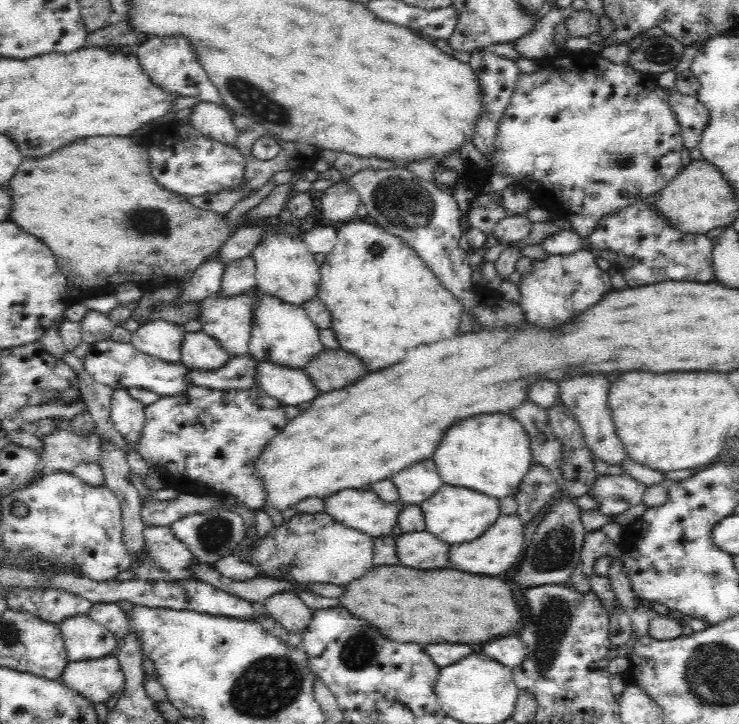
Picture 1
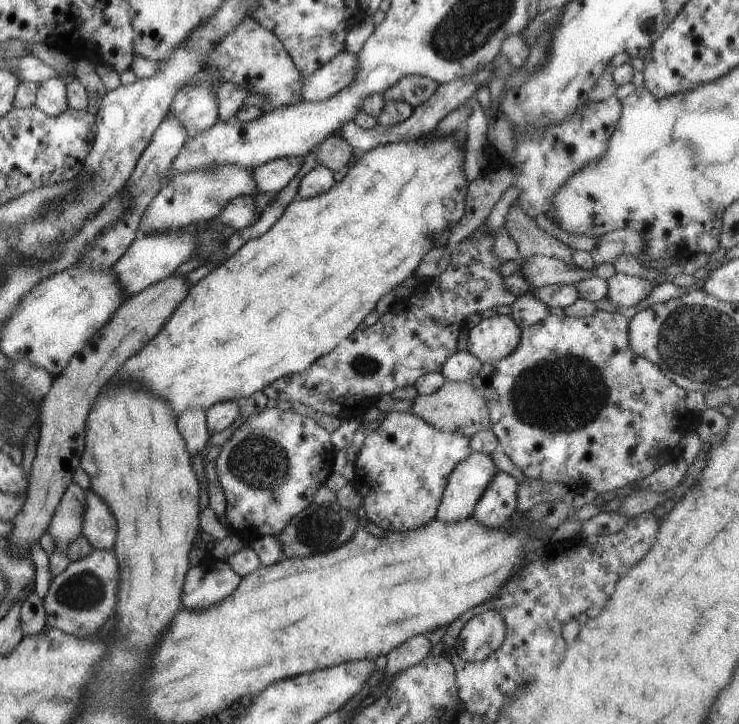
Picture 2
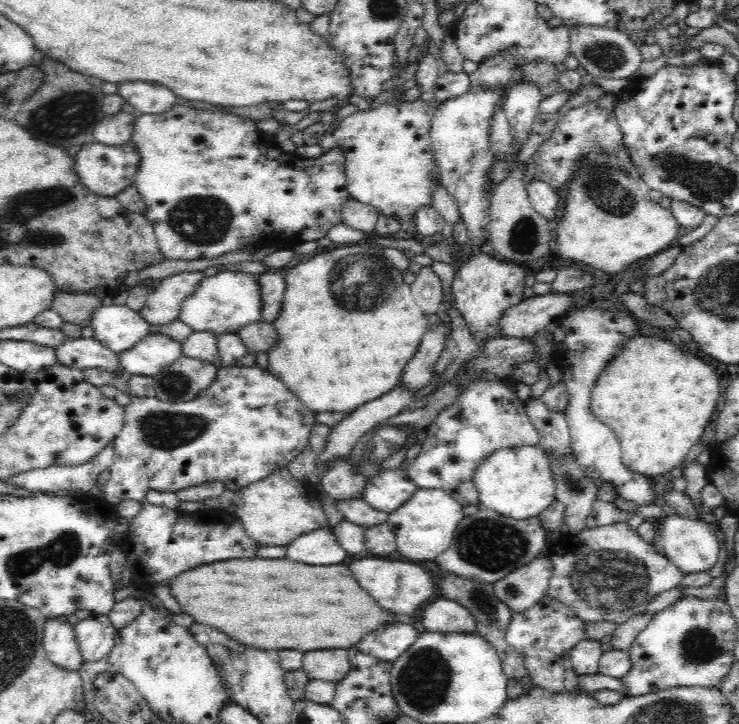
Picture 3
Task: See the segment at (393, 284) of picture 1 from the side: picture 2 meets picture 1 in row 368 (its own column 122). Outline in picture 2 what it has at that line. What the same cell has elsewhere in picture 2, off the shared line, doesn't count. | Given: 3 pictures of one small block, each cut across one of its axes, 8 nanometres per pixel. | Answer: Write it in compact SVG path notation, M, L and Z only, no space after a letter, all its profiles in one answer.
M429 133L409 142L377 145L364 153L359 153L358 156L353 156L353 160L341 174L337 175L336 183L327 192L300 201L291 201L284 208L283 214L262 235L244 242L230 257L217 264L203 278L191 285L159 332L145 346L131 355L123 366L120 366L119 372L109 380L109 384L113 382L119 384L123 380L139 384L141 380L141 386L151 390L151 394L155 394L157 398L165 398L171 404L173 414L177 416L183 408L189 408L189 406L197 406L205 410L216 402L237 401L238 398L251 396L276 378L305 370L317 357L331 350L339 344L340 340L355 331L359 322L374 310L375 302L383 294L395 288L409 274L414 274L413 270L423 255L434 247L435 236L439 238L446 229L449 231L463 216L465 192L469 184L463 174L463 159L464 148L460 146L459 141L456 141L453 133L442 137Z

